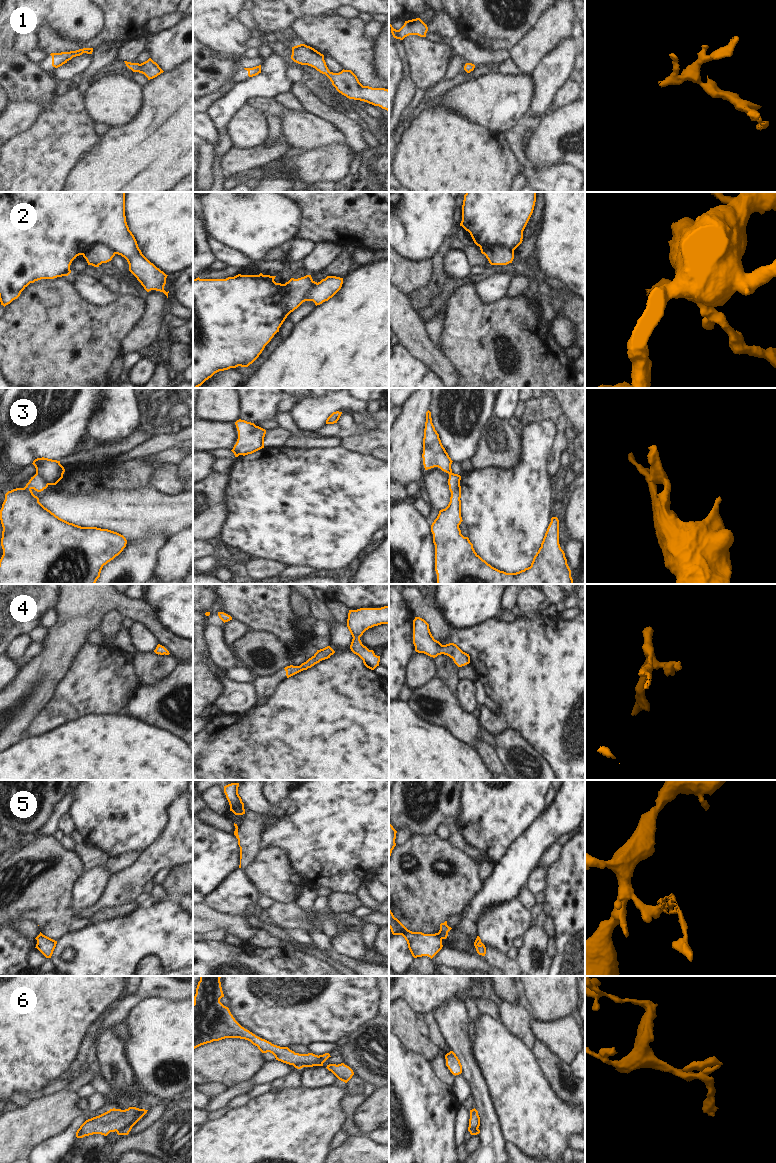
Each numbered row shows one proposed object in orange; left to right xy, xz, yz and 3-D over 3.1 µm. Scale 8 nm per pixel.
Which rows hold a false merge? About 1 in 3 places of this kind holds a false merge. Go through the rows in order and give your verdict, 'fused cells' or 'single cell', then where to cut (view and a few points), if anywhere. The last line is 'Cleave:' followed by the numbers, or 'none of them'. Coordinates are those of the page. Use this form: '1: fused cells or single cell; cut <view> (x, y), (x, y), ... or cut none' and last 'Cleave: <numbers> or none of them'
1: single cell; cut none
2: fused cells; cut xy (115, 252), (102, 243), (93, 243), (82, 254)
3: fused cells; cut xy (36, 472), (49, 484)
4: single cell; cut none
5: fused cells; cut yz (437, 933), (441, 939)
6: fused cells; cut xy (139, 1109), (130, 1122), (116, 1131)
Cleave: 2, 3, 5, 6

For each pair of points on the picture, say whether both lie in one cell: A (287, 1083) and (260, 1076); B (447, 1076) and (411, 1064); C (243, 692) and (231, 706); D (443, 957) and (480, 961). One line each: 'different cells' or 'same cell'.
A: different cells
B: different cells
C: same cell
D: same cell

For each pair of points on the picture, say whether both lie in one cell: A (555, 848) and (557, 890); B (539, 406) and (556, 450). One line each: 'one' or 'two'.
A: two
B: one

